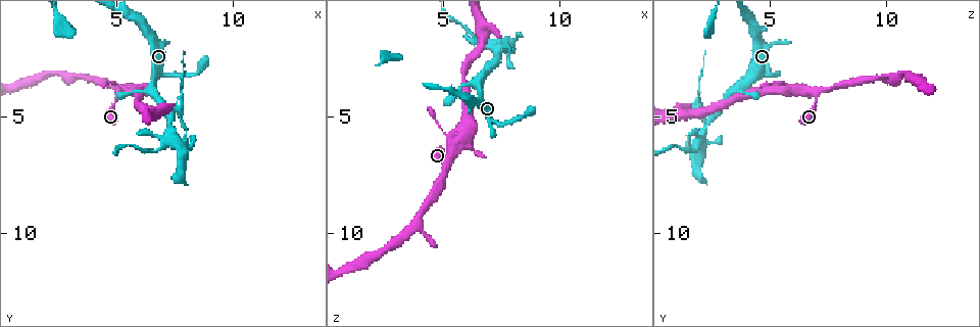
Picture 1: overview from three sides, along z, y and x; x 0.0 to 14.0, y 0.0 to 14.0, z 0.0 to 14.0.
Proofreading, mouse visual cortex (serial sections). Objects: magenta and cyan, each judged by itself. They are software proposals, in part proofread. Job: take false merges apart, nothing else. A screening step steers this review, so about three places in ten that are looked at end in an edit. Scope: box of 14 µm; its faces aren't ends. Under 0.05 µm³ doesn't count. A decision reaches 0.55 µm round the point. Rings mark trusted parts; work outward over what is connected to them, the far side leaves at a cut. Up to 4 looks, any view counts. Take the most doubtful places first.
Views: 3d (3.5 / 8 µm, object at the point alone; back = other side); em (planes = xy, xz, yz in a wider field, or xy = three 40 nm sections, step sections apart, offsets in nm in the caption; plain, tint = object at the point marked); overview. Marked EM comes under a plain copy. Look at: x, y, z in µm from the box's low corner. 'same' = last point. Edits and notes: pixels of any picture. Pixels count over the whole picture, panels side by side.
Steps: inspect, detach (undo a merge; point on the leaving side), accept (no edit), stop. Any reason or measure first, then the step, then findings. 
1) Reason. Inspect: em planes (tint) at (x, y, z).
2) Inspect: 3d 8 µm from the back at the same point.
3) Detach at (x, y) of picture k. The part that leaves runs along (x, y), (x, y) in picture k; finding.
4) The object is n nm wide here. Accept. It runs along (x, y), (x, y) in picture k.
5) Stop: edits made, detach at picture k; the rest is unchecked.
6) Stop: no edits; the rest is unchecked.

Four or more arms meet. Inspect: 3d 3.5 µm at (7.7, 6.2, 2.0).

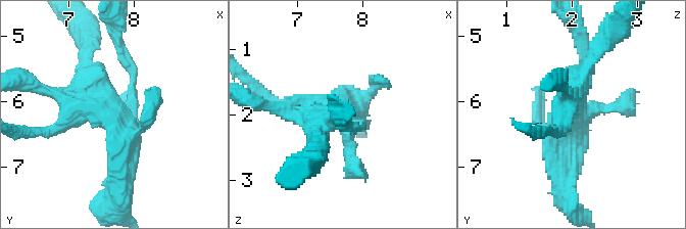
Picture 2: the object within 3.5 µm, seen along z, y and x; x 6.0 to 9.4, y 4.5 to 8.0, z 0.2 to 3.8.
Accept. Continuous, no second cell.

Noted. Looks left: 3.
Abrupt turn. Inspect: 3d 8 µm at (5.1, 4.0, 6.9).

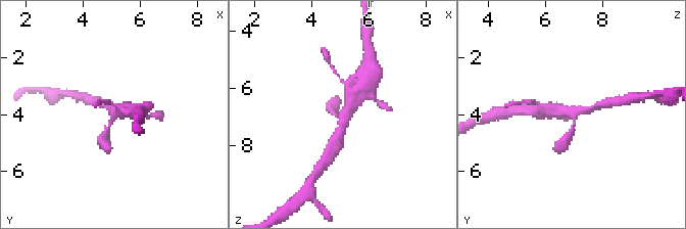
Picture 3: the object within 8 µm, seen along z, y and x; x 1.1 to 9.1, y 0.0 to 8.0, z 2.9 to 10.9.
Inspect: 3d 3.5 µm at (5.1, 4.0, 7.0).

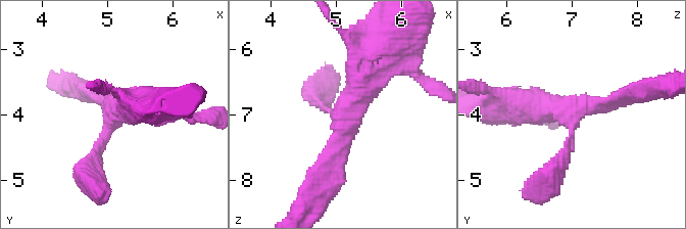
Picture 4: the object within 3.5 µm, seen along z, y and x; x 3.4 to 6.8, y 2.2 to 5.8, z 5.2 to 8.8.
3 arms meet here; the arms are 200, 200, 400 nm wide; need the tissue. Inspect: em xy step 2 (tint) at (5.10, 4.00, 7.00).

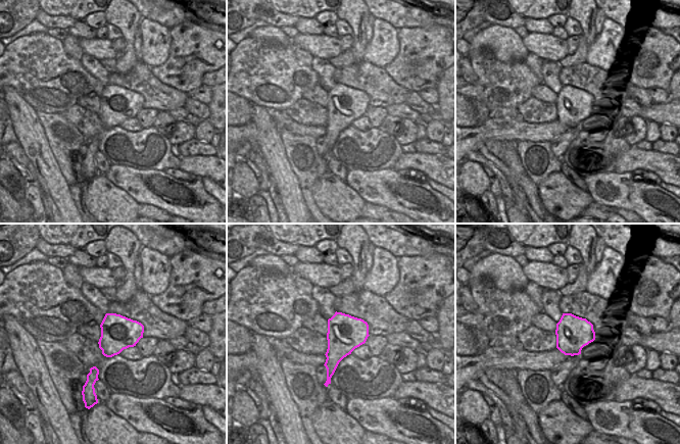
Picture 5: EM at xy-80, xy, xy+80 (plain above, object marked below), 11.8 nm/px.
The object is 440 nm wide here. Accept. It runs along (90, 171), (120, 108), (155, 108) in picture 4; one cell here.

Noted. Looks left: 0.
Stop: no edits; the rest is unchecked.

